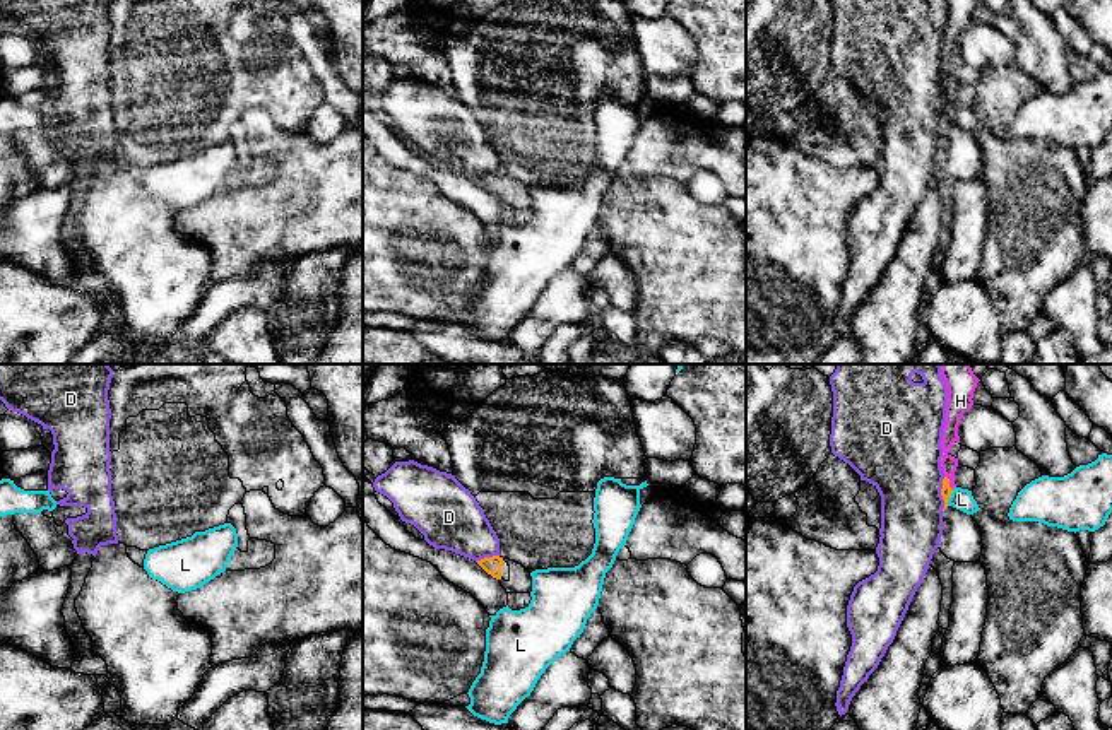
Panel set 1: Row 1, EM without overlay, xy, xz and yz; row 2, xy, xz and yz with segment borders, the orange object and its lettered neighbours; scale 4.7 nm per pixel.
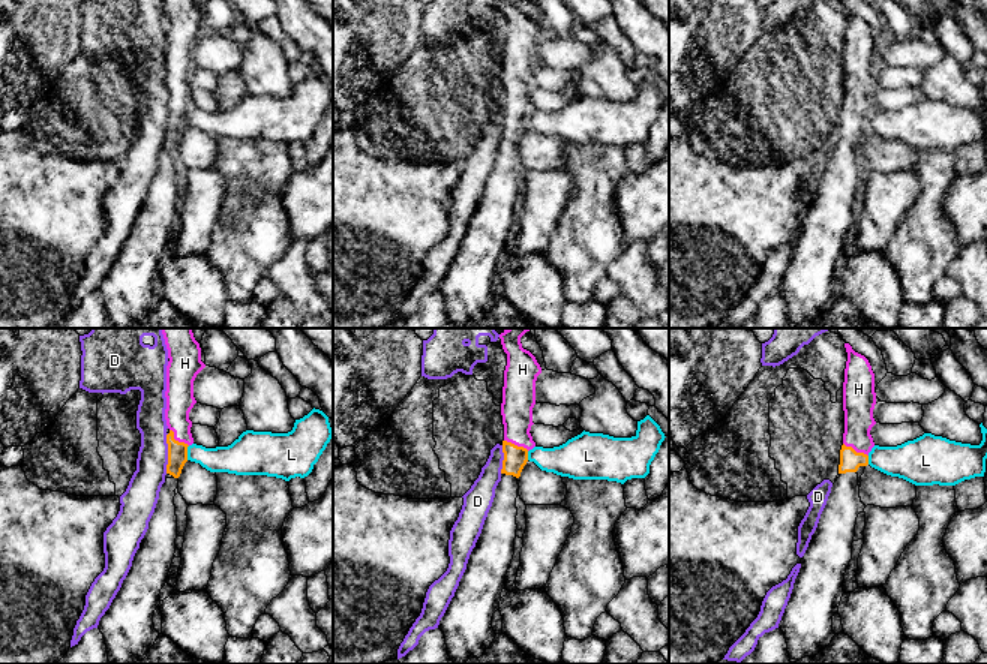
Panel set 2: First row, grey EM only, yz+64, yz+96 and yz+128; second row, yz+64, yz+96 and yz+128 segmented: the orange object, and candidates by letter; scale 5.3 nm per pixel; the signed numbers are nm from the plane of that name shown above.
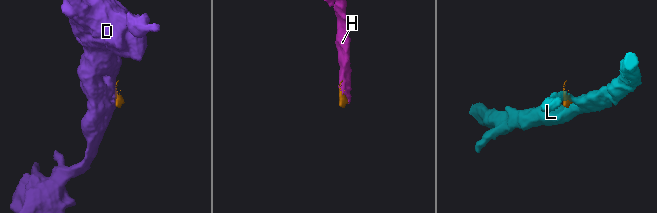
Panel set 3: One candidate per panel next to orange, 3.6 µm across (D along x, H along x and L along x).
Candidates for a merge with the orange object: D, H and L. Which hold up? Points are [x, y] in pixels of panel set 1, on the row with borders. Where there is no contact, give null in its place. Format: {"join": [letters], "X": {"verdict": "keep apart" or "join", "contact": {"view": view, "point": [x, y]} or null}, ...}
{"join": ["H"], "D": {"verdict": "keep apart", "contact": {"view": "yz", "point": [941, 493]}}, "H": {"verdict": "join", "contact": {"view": "yz", "point": [948, 482]}}, "L": {"verdict": "keep apart", "contact": {"view": "yz", "point": [948, 498]}}}

